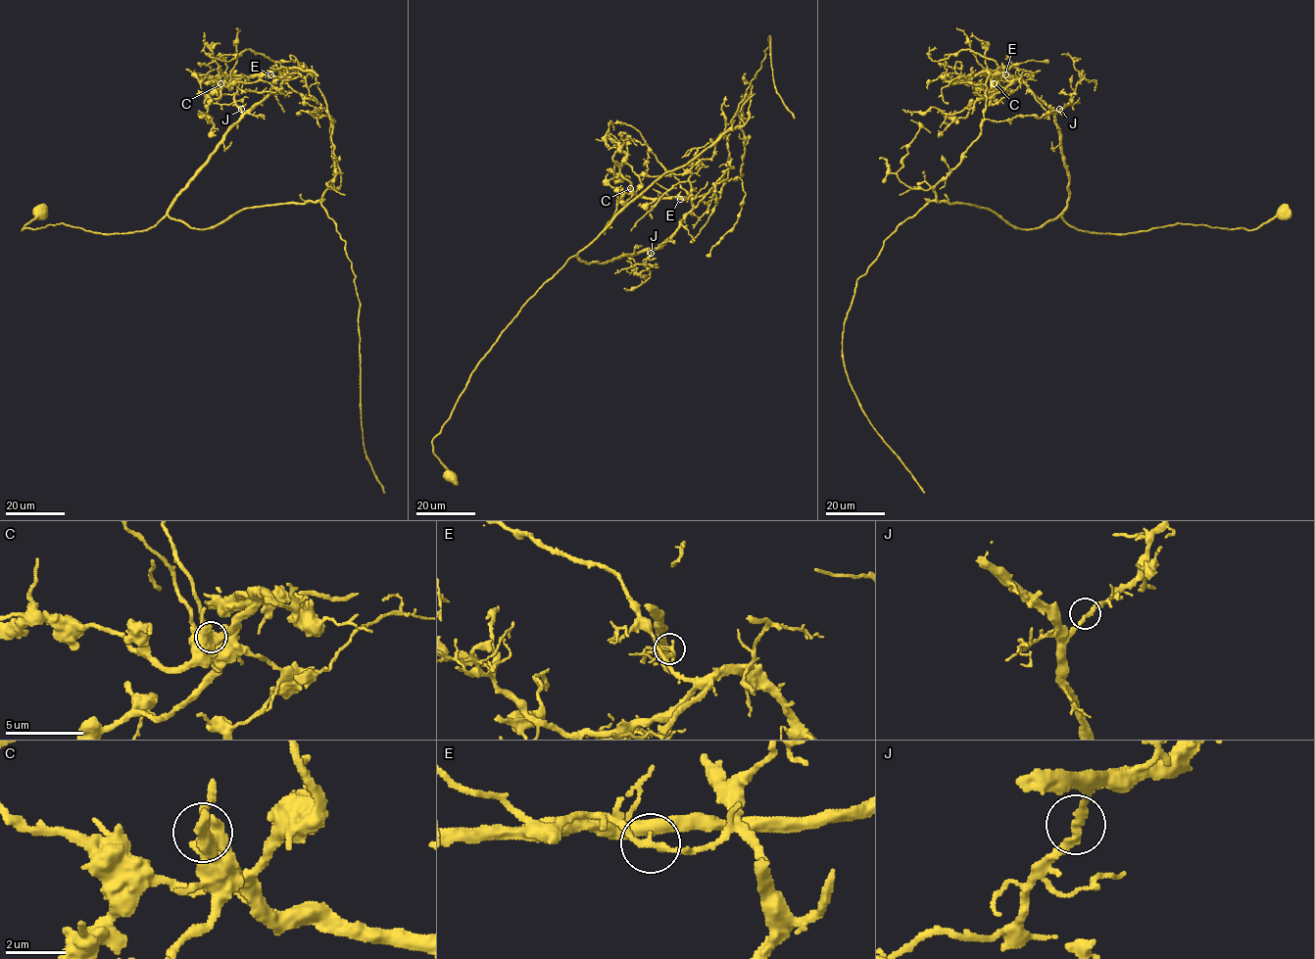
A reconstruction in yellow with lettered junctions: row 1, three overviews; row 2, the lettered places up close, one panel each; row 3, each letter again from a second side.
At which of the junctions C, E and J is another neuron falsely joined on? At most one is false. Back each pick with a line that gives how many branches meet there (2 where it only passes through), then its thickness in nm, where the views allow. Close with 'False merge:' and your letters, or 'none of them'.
E: 2 branches meet; 200 nm thick
False merge: E

